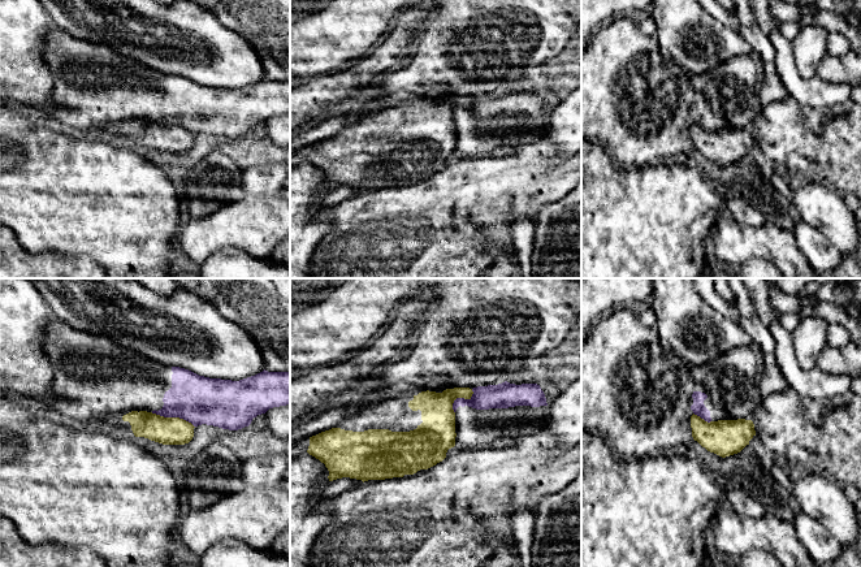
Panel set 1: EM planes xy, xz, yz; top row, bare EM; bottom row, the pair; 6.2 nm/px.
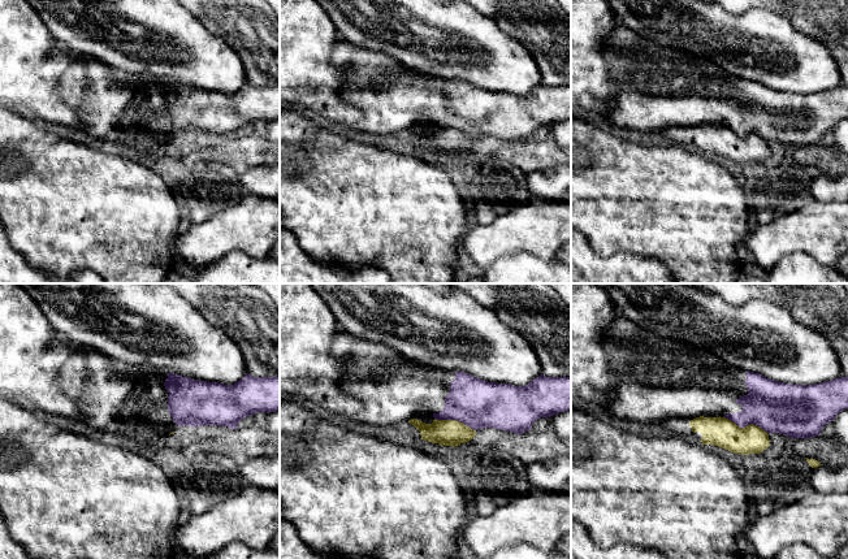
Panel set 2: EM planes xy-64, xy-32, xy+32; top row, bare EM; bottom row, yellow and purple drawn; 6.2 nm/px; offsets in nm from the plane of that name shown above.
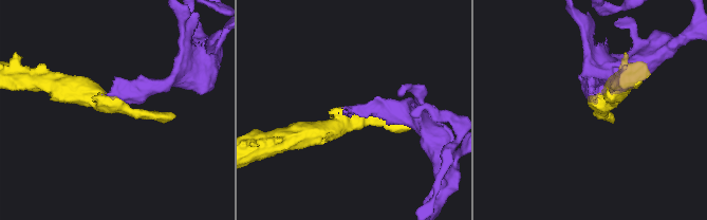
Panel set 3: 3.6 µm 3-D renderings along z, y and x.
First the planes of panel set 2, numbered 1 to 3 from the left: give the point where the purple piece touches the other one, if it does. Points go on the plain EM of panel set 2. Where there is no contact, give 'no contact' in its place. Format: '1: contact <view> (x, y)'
1: no contact
2: contact xy-32 (455, 129)
3: contact xy+32 (745, 135)

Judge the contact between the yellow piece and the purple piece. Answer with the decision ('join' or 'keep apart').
keep apart

